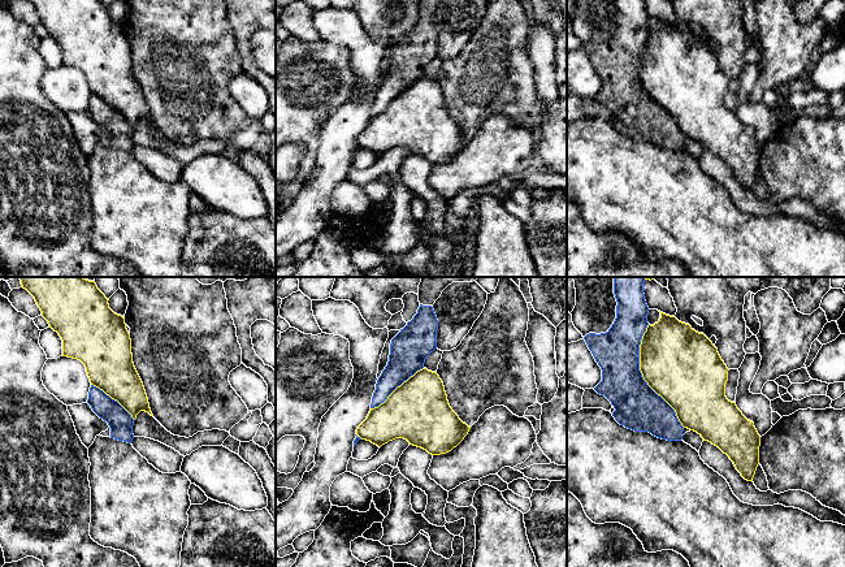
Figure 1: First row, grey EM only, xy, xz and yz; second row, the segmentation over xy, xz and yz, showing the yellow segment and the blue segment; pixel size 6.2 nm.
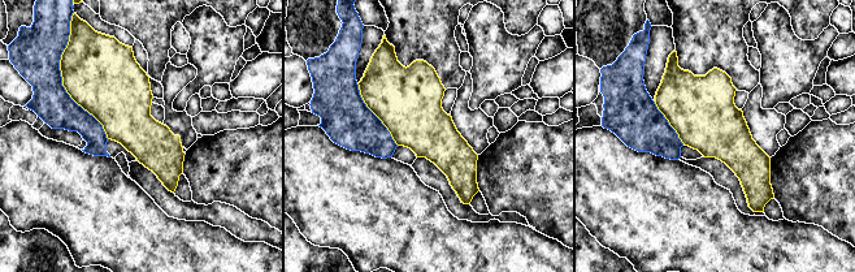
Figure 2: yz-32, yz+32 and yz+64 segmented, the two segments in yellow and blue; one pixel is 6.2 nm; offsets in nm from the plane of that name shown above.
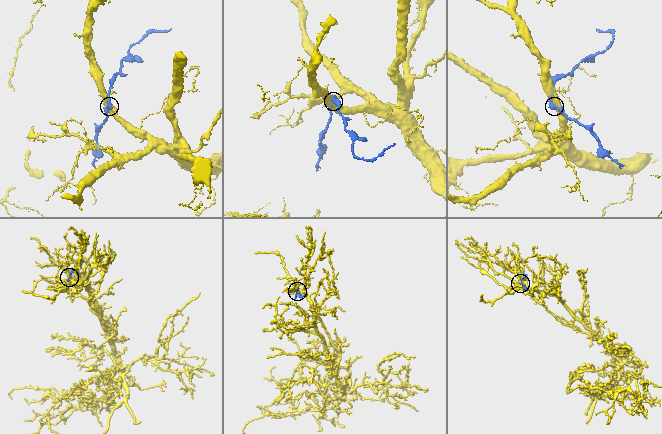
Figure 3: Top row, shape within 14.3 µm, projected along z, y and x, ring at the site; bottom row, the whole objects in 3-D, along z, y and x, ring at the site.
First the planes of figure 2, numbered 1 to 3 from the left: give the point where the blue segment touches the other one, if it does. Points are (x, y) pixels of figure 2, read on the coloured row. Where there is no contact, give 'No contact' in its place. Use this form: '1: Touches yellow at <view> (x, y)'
1: Touches yellow at yz-32 (61, 76)
2: Touches yellow at yz+32 (374, 113)
3: Touches yellow at yz+64 (668, 121)

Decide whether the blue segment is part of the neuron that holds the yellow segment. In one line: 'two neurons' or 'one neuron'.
two neurons

